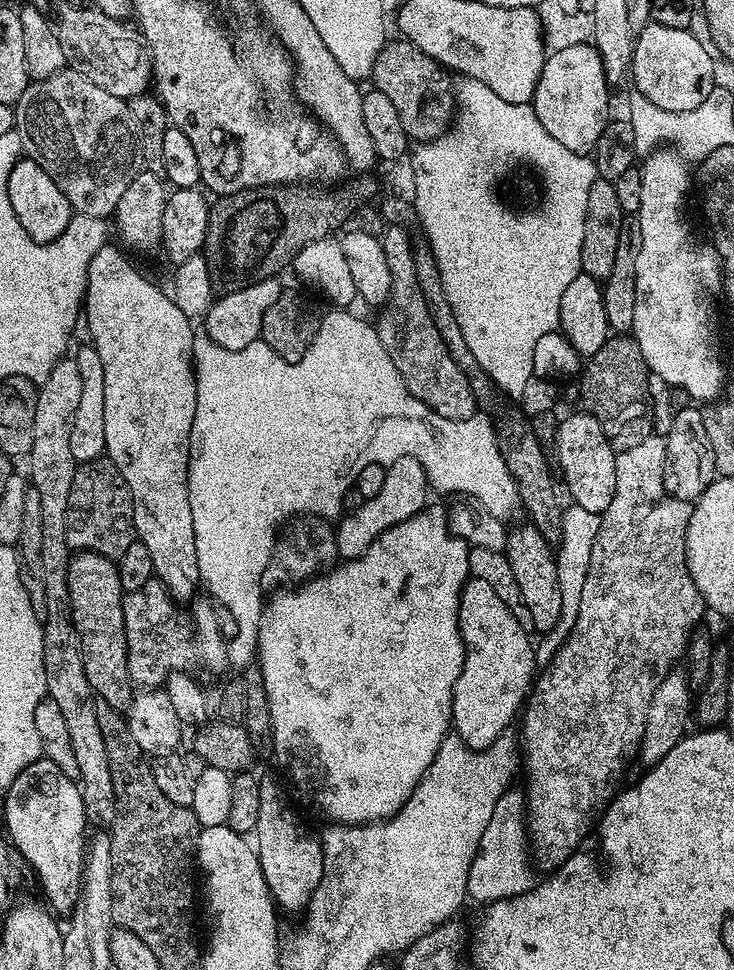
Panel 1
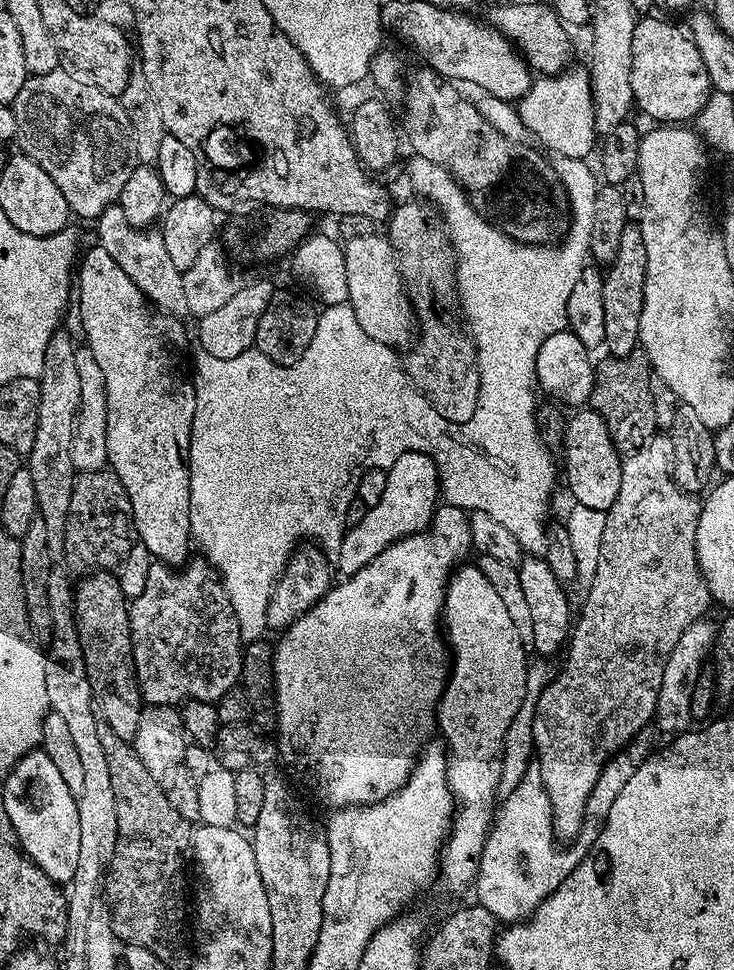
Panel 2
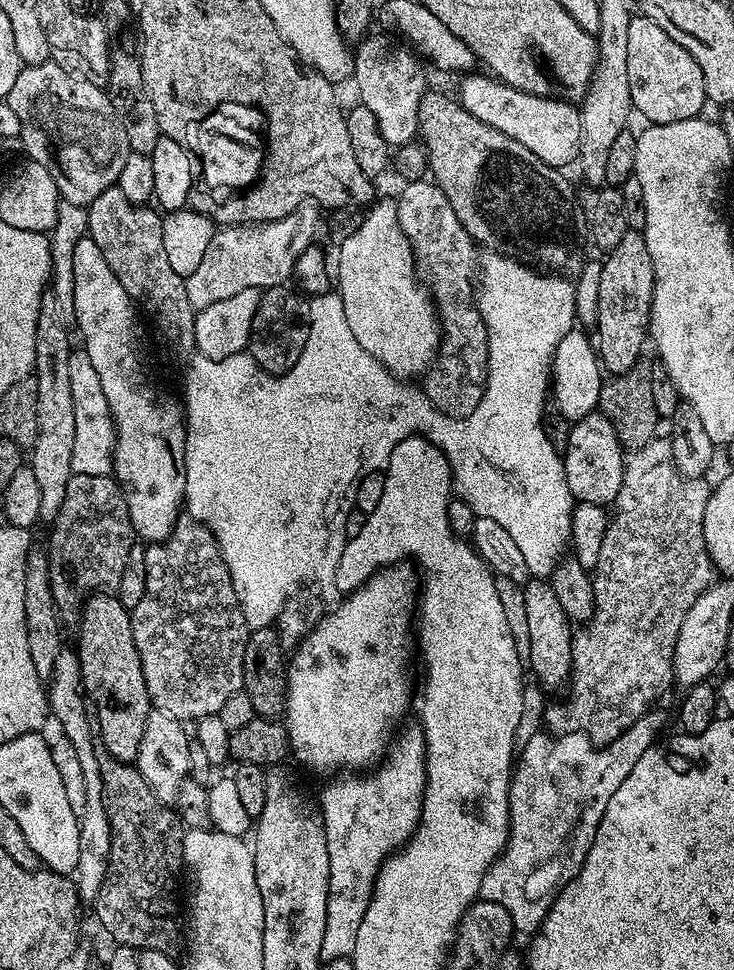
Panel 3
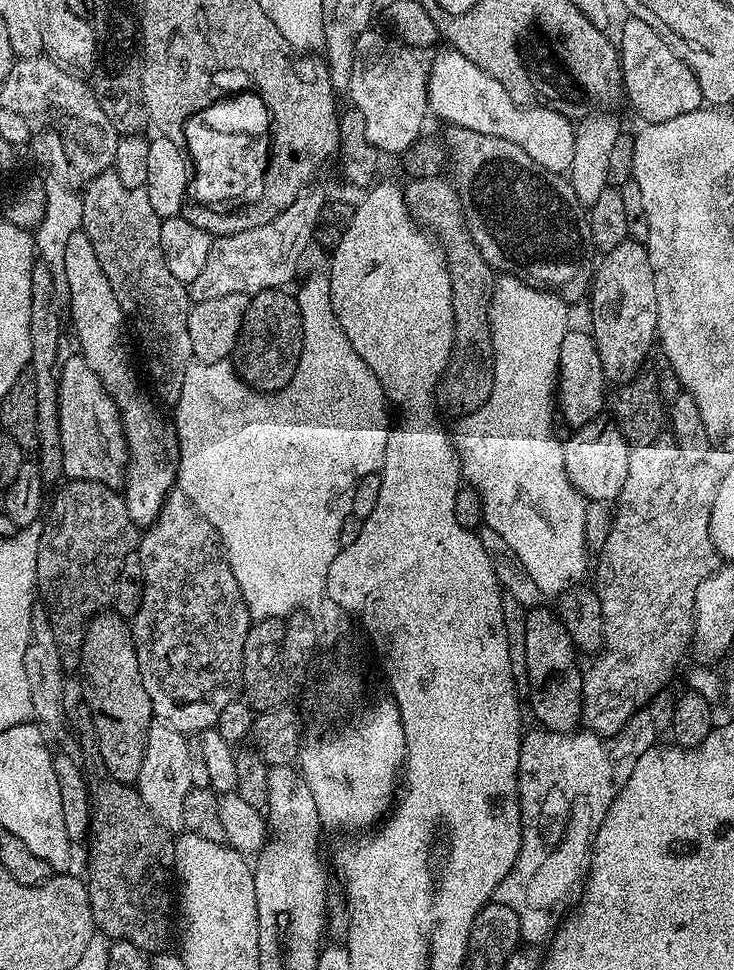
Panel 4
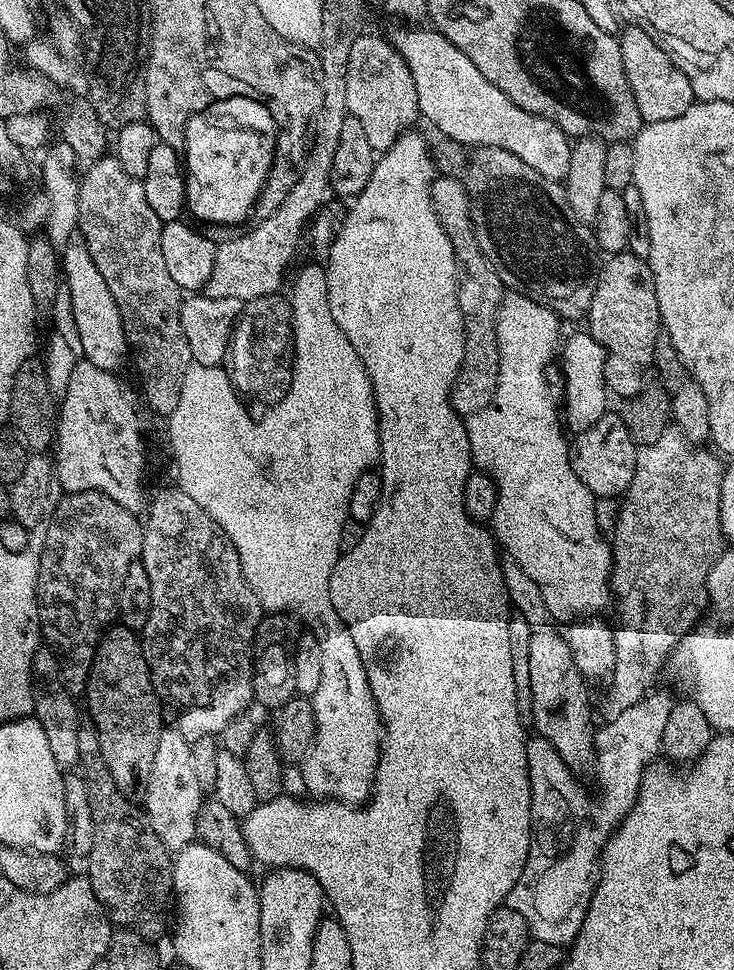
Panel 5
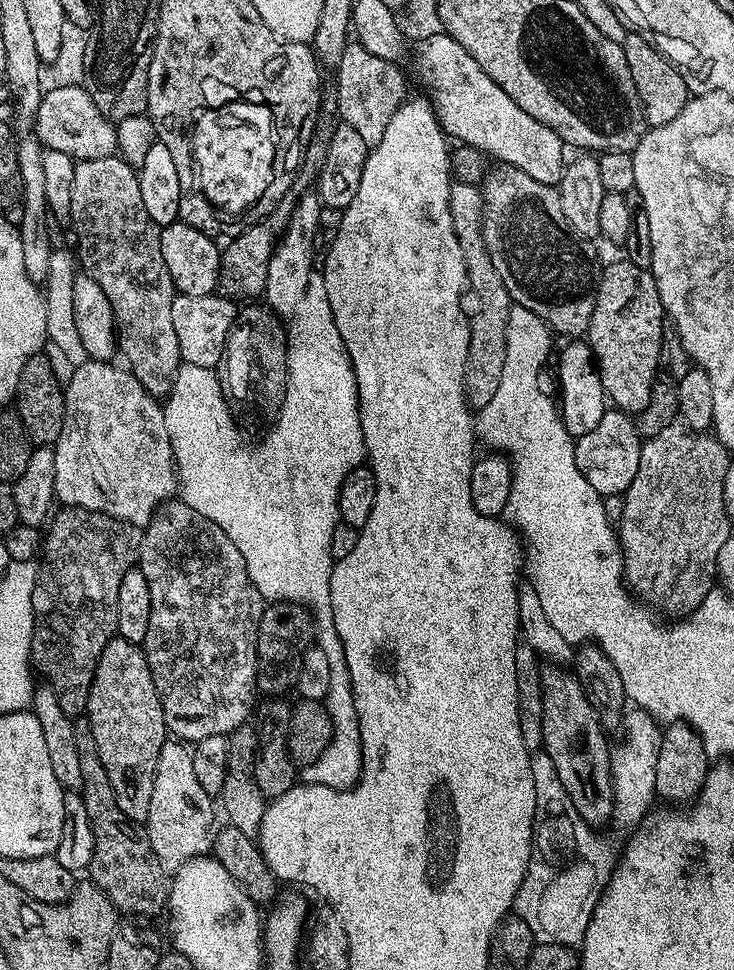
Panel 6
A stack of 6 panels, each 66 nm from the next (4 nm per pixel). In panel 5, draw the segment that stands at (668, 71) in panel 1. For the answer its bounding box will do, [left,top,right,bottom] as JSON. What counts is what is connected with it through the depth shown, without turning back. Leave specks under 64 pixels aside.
[618,22,694,124]

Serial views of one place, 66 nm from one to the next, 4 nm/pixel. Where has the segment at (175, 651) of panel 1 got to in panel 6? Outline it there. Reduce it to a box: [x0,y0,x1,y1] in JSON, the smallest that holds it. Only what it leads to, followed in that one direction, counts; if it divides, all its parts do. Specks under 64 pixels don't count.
[138,498,266,742]

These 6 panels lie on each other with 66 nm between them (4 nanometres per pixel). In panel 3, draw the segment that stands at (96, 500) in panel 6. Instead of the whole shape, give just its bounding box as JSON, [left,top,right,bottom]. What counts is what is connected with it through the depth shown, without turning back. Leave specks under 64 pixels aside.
[70,350,116,476]

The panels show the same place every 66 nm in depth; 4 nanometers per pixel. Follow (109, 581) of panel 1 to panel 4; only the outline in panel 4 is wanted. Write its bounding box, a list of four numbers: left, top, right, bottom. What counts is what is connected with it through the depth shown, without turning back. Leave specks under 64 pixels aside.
[78,610,154,785]

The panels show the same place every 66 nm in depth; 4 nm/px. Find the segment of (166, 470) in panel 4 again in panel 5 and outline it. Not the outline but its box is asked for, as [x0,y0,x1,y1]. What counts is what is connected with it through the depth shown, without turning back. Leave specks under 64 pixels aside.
[58,230,129,373]

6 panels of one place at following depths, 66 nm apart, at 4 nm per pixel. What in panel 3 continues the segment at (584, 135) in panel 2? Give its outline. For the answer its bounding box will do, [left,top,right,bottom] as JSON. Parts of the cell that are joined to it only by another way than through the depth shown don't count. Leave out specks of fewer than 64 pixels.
[458,75,582,169]

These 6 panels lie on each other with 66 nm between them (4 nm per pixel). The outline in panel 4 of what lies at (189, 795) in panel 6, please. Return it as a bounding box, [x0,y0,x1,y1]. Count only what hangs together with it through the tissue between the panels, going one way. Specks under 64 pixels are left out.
[135,722,193,830]

